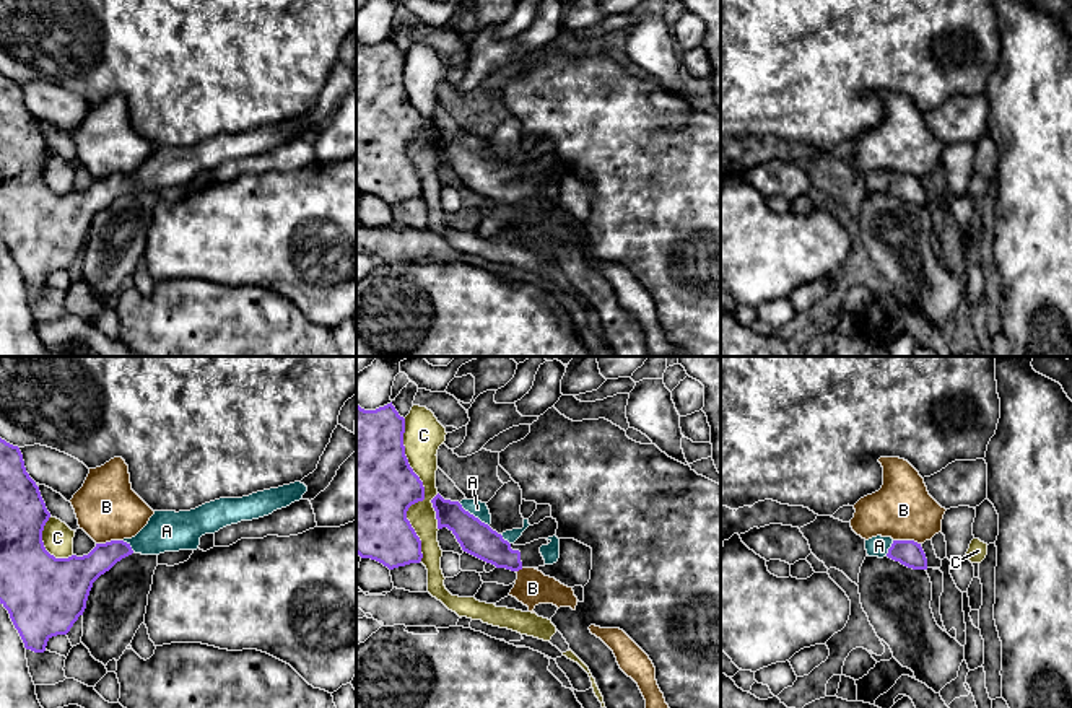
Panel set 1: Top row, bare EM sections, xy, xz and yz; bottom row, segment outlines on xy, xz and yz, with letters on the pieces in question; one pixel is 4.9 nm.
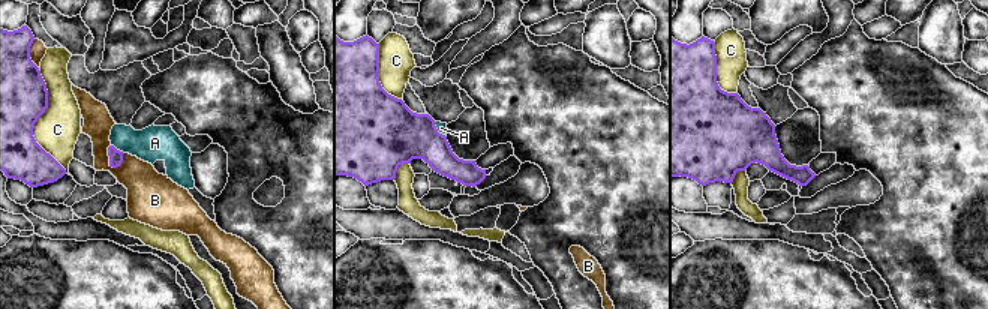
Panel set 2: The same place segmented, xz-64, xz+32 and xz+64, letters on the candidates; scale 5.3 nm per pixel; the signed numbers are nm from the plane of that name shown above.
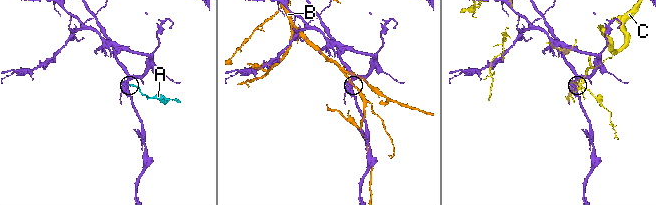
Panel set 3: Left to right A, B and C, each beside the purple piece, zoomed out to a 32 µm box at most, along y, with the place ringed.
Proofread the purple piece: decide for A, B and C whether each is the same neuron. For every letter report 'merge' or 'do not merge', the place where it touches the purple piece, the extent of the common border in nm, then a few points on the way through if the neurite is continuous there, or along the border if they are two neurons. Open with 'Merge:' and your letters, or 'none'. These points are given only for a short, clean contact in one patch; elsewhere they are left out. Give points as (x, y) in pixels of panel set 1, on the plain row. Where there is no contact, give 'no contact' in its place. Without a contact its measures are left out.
Merge: A
A: merge; meets purple in xz at (472, 150); contact 190 nm long; runs through xz (475, 173), (472, 150), (477, 144)
B: do not merge; meets purple in xy at (109, 178); contact 140 nm long
C: do not merge; meets purple in xz at (423, 127); contact 700 nm long

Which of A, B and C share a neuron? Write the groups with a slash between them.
A / B / C

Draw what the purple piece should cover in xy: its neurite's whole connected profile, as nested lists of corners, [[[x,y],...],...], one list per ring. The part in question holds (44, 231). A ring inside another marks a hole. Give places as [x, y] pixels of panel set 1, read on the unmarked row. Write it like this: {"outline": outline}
{"outline": [[[0,73],[0,239],[8,246],[24,283],[44,288],[47,277],[67,270],[83,251],[93,218],[117,197],[135,189],[159,190],[164,187],[197,186],[200,173],[220,164],[252,156],[303,135],[307,122],[301,117],[252,129],[242,133],[220,133],[190,146],[155,146],[148,160],[132,174],[96,179],[83,192],[55,194],[42,177],[42,166],[50,153],[39,122],[24,103],[23,90]]]}

